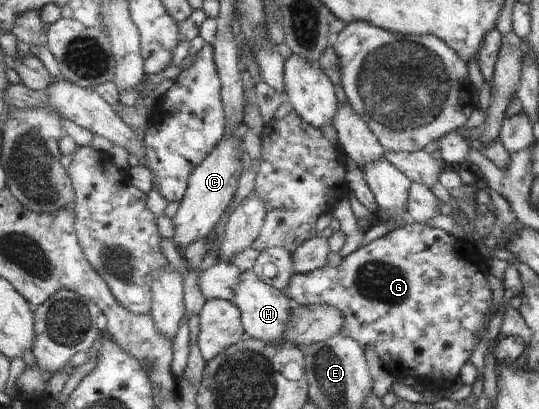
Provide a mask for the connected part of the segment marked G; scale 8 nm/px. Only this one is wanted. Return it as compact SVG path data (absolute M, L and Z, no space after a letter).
M408 222L404 227L387 233L384 237L378 238L359 250L353 252L349 256L344 257L341 266L333 268L327 265L309 274L295 273L287 288L283 290L286 294L298 302L298 305L315 305L315 306L331 306L337 308L342 315L345 315L345 322L341 336L348 336L353 340L358 340L363 348L372 348L381 360L384 368L395 378L402 380L407 377L415 377L417 382L424 384L427 388L436 391L446 391L451 389L459 376L463 376L463 364L467 364L467 360L471 360L471 352L475 352L476 344L479 344L479 332L483 332L483 324L487 324L487 312L491 312L491 308L495 308L495 292L491 292L491 284L487 284L487 278L491 276L487 272L486 261L484 256L475 247L475 243L469 243L465 238L457 238L440 228L428 227L427 225Z

